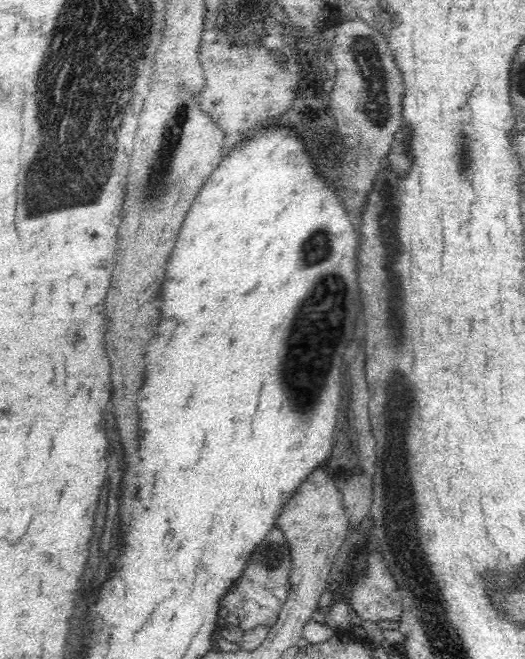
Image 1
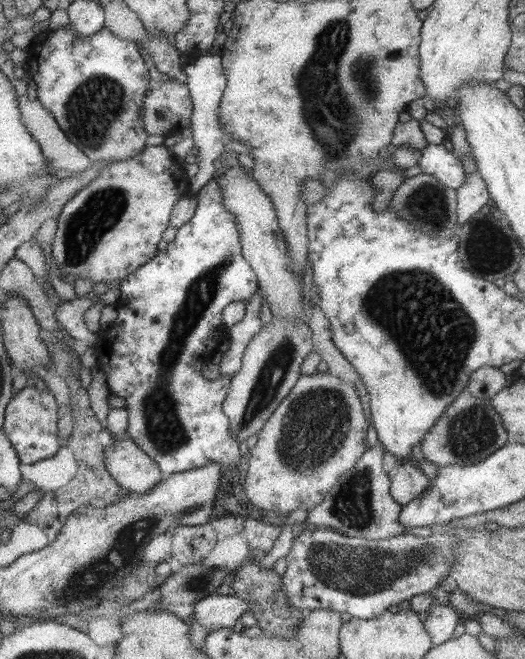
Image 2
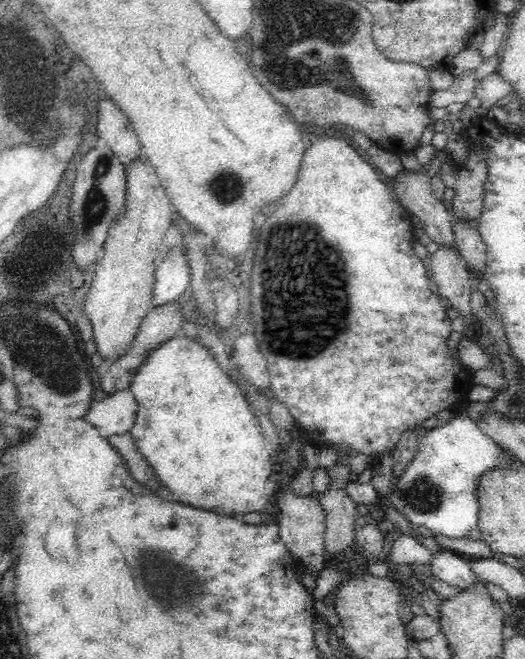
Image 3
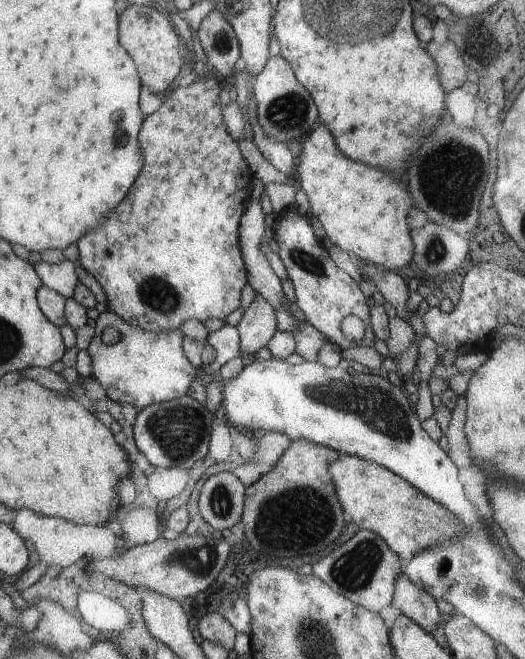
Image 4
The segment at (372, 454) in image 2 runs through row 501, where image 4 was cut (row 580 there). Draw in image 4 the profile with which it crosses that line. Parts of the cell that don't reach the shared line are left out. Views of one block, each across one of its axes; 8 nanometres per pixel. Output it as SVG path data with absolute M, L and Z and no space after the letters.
M360 529L348 542L344 542L328 556L318 560L314 564L313 574L324 580L337 594L379 614L392 603L395 592L394 582L402 573L404 563L404 560L399 558L380 536L370 530Z

